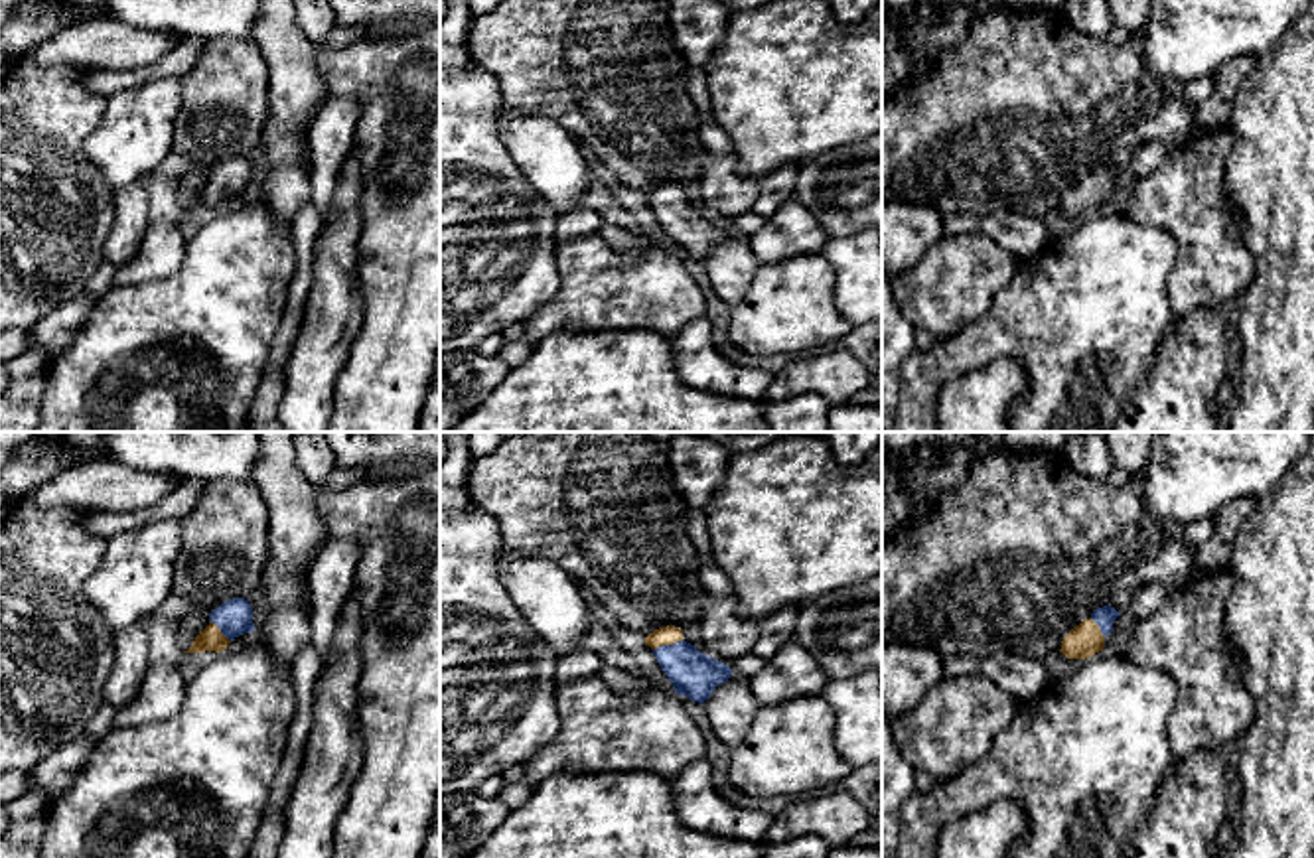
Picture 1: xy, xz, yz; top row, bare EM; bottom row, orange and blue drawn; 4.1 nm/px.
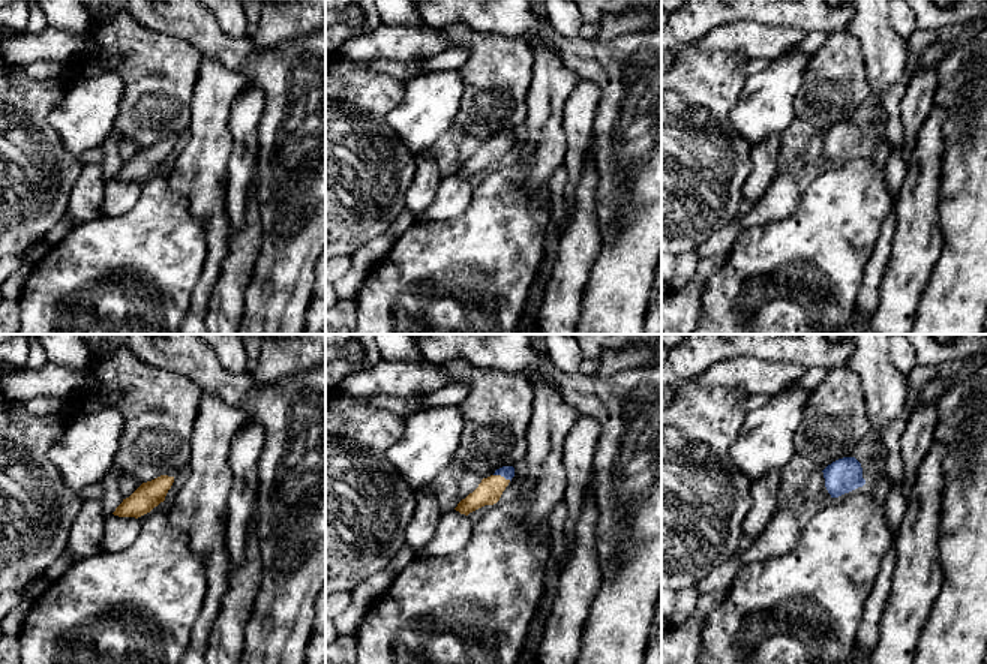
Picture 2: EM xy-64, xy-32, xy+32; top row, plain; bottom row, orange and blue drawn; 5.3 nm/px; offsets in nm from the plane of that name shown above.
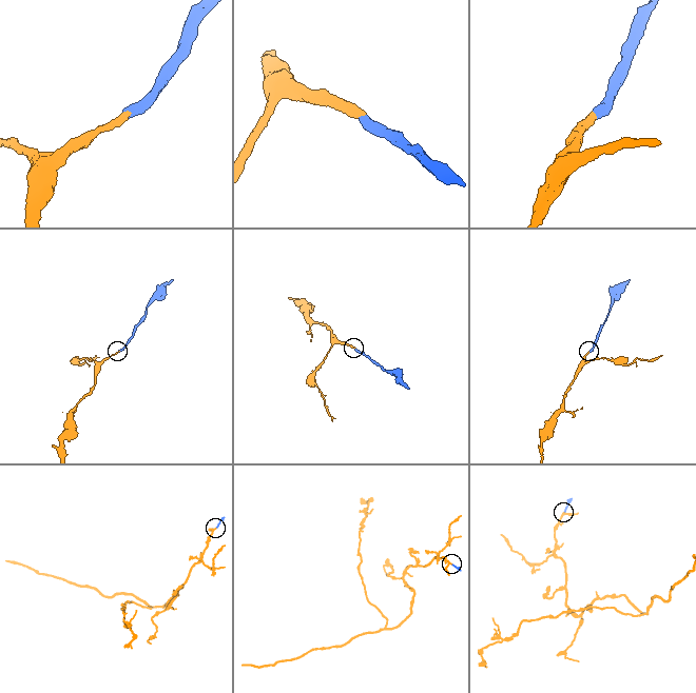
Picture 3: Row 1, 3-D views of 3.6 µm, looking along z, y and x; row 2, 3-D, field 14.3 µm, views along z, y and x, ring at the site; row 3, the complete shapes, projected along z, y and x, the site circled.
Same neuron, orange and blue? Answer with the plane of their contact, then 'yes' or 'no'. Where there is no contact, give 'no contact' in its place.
meets orange in xz; yes

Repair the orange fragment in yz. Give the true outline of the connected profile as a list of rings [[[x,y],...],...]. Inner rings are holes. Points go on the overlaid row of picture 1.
[[[1111,606],[1097,608],[1089,619],[1073,627],[1061,641],[1059,653],[1067,659],[1089,659],[1103,651],[1105,637],[1113,631],[1115,619],[1121,615]]]

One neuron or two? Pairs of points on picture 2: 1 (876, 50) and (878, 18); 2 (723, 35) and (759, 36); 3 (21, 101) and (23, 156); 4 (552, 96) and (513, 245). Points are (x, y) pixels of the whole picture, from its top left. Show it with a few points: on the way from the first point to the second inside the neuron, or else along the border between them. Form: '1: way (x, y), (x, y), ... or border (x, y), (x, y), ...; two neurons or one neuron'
1: way (876, 42), (876, 26); one neuron
2: way (732, 36), (750, 36); one neuron
3: way (17, 114), (17, 143); one neuron
4: border (516, 162), (533, 191), (533, 204), (549, 213); two neurons

